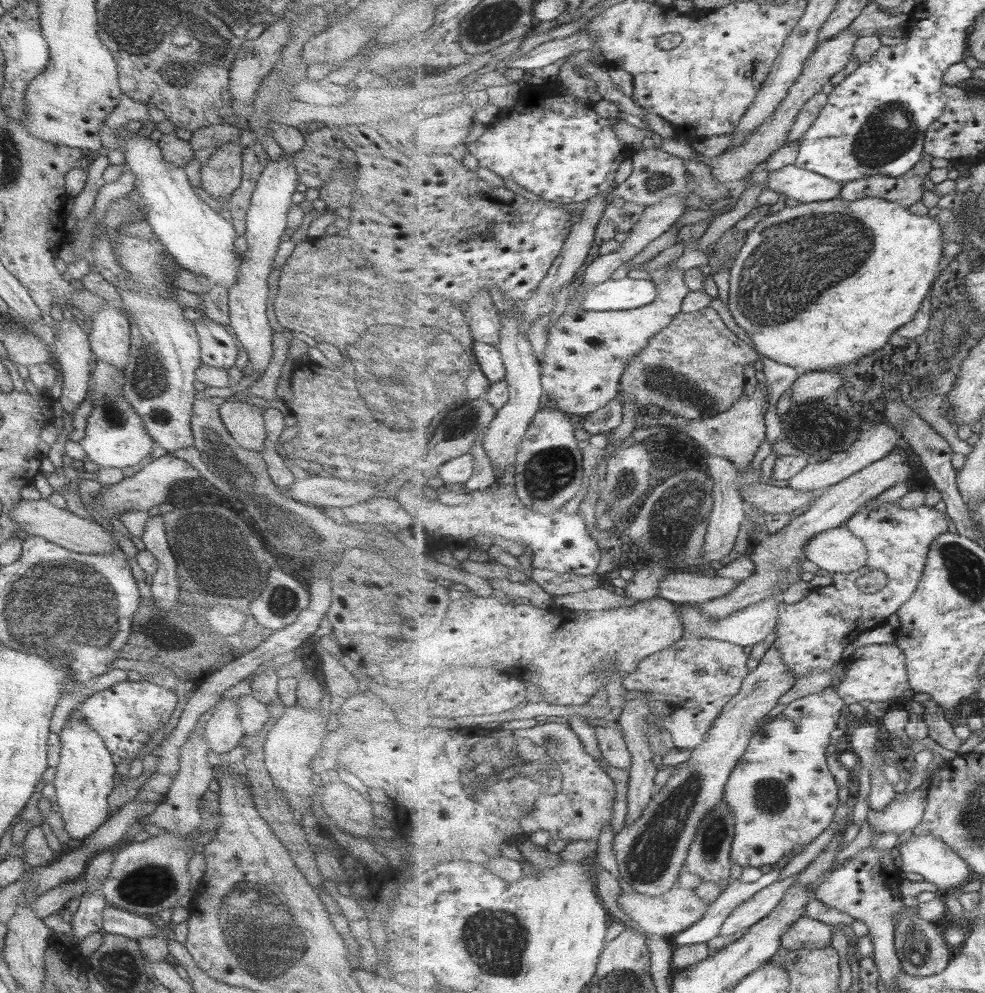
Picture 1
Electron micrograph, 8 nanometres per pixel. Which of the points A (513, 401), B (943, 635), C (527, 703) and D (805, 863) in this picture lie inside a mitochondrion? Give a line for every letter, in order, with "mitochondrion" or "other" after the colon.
A: other
B: other
C: other
D: other

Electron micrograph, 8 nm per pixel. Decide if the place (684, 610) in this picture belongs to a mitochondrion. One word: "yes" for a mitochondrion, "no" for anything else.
no

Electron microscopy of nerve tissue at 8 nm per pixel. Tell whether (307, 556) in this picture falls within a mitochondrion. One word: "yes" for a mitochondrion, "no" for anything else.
yes

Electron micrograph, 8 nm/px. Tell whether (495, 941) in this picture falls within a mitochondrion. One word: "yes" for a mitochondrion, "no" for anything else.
yes

